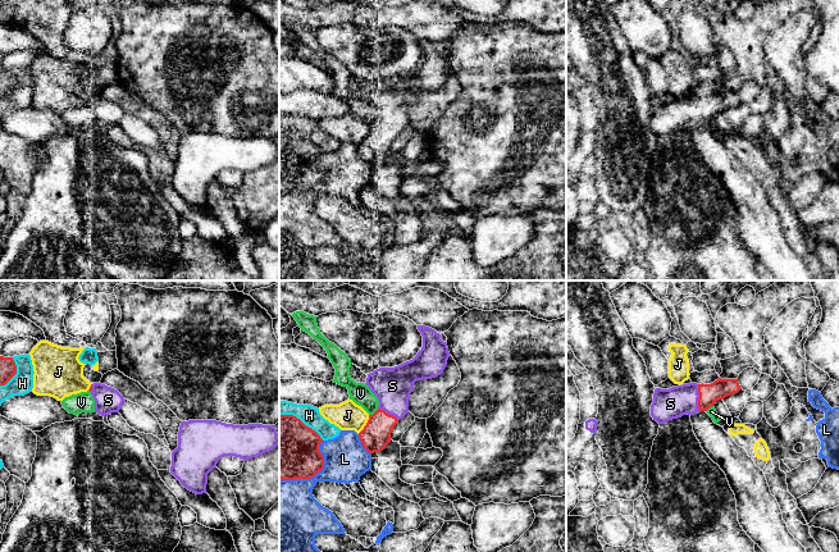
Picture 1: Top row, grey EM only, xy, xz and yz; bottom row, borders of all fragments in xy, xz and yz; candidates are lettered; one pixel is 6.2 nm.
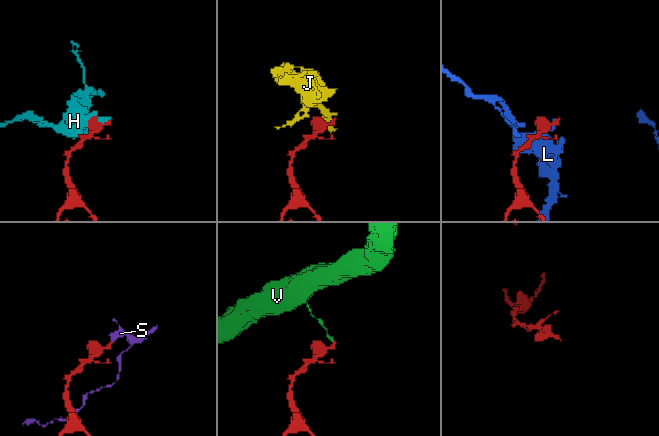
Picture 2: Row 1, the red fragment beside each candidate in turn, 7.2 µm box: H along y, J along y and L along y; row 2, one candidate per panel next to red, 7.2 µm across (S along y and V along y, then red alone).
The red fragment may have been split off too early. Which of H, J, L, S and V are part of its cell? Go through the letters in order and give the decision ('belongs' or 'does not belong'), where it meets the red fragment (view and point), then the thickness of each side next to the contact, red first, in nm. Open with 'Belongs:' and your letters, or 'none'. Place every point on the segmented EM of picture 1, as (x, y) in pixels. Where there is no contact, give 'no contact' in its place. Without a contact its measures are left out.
Belongs: S
H: does not belong | xz (301, 422) | 400/120 nm
J: does not belong | xz (366, 424) | 180/180 nm
L: does not belong | xz (315, 474) | 380/320 nm
S: belongs | yz (700, 397) | 130/190 nm
V: does not belong | xz (374, 413) | 180/140 nm

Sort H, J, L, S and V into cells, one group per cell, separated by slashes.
H / J / L / S / V

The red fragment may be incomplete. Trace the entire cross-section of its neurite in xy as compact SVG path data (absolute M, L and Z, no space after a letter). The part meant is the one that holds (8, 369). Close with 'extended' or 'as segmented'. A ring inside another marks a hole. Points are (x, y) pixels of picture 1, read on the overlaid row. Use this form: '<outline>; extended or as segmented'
M0 356L0 386L5 386L17 374L13 357Z; as segmented

